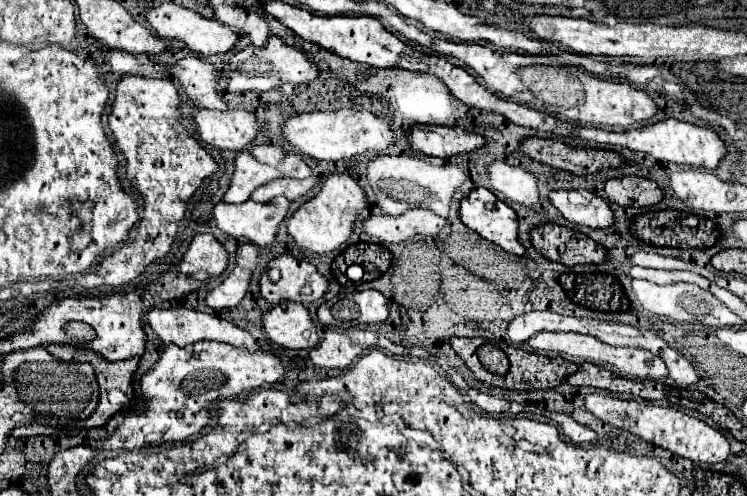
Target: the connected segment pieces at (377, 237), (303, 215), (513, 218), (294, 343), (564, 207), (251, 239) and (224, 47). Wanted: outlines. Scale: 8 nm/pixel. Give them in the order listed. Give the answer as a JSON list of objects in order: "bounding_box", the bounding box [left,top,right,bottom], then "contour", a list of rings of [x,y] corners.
[{"bounding_box":[362,209,446,245],"contour":[[[410,209],[400,217],[374,215],[374,217],[364,219],[364,223],[362,223],[364,231],[376,243],[382,243],[382,245],[402,243],[416,235],[432,235],[434,237],[444,229],[444,225],[446,225],[444,217],[440,217],[432,211],[426,211],[426,209]]]},{"bounding_box":[288,173,370,253],"contour":[[[334,173],[326,177],[320,193],[300,205],[300,209],[288,219],[288,233],[300,247],[310,249],[312,253],[330,253],[350,239],[354,221],[366,207],[370,207],[370,203],[366,201],[364,189],[350,175]]]},{"bounding_box":[460,189,526,257],"contour":[[[472,189],[460,205],[462,221],[484,239],[500,245],[504,251],[524,257],[526,249],[518,241],[518,215],[488,189]]]},{"bounding_box":[262,303,320,349],"contour":[[[288,303],[288,309],[276,305],[264,313],[262,321],[268,337],[286,349],[312,349],[320,341],[316,325],[302,303]]]},{"bounding_box":[552,191,614,229],"contour":[[[552,191],[552,205],[564,215],[566,221],[586,225],[590,229],[606,229],[614,225],[614,213],[610,205],[590,191]]]},{"bounding_box":[214,197,290,245],"contour":[[[276,197],[270,203],[218,203],[214,207],[214,221],[218,229],[236,241],[270,245],[278,235],[280,223],[286,219],[290,201],[286,197]]]},{"bounding_box":[146,3,240,57],"contour":[[[164,3],[160,7],[148,9],[146,11],[146,19],[150,23],[150,27],[158,33],[158,37],[162,39],[170,39],[170,41],[184,41],[192,51],[208,57],[208,55],[218,55],[218,53],[228,53],[234,49],[234,45],[240,39],[240,33],[230,31],[230,27],[214,21],[214,19],[206,19],[200,13],[192,11],[192,9],[184,9],[176,3]]]}]

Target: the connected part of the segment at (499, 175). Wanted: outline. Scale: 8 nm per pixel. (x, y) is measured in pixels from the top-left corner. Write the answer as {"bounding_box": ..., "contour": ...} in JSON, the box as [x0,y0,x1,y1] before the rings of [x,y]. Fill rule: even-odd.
{"bounding_box":[488,161,540,207],"contour":[[[494,161],[488,167],[488,171],[490,171],[492,187],[498,195],[530,207],[540,201],[538,179],[530,171],[506,165],[502,161]]]}

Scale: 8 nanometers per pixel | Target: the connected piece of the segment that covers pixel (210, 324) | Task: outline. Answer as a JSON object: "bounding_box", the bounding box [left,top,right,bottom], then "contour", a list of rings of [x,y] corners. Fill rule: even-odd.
{"bounding_box":[148,307,256,351],"contour":[[[170,307],[170,309],[152,309],[148,311],[148,321],[152,325],[152,329],[158,333],[158,337],[170,345],[178,345],[178,347],[186,347],[186,345],[194,345],[198,341],[220,341],[220,343],[230,343],[230,345],[240,345],[246,347],[248,351],[256,351],[256,339],[240,329],[238,325],[220,319],[216,315],[208,315],[208,313],[200,313],[194,309],[186,309],[186,307]]]}

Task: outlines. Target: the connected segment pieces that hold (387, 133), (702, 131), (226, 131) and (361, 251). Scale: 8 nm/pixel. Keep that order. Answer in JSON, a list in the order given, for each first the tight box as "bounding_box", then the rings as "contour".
[{"bounding_box":[284,109,396,161],"contour":[[[340,109],[332,113],[314,111],[290,117],[284,123],[284,141],[298,149],[298,153],[308,155],[316,161],[342,161],[362,155],[366,151],[384,153],[390,145],[396,143],[396,133],[392,131],[392,123],[388,119],[378,117],[372,111]]]},{"bounding_box":[598,119,728,169],"contour":[[[664,119],[658,121],[650,127],[642,129],[632,129],[626,133],[608,133],[598,129],[598,143],[608,143],[616,147],[628,147],[632,151],[642,151],[652,155],[658,161],[670,161],[670,163],[680,163],[680,165],[694,165],[694,167],[706,167],[706,169],[716,169],[722,157],[728,153],[724,141],[718,137],[718,133],[710,127],[698,127],[692,123],[684,123],[678,119]]]},{"bounding_box":[196,109,258,153],"contour":[[[200,109],[196,117],[198,135],[204,143],[214,145],[220,151],[236,151],[240,153],[248,143],[252,143],[258,135],[256,115],[250,111],[210,111]]]},{"bounding_box":[332,243,392,283],"contour":[[[356,243],[356,245],[350,245],[344,249],[344,255],[340,255],[340,259],[336,259],[332,263],[332,269],[340,273],[340,279],[344,277],[348,283],[354,283],[346,277],[346,269],[350,265],[360,265],[366,273],[366,281],[374,281],[390,269],[392,253],[382,245]]]}]

